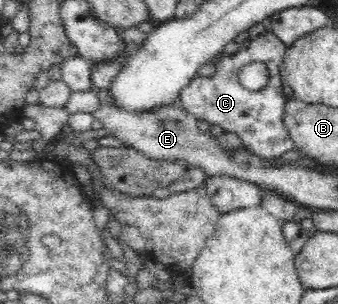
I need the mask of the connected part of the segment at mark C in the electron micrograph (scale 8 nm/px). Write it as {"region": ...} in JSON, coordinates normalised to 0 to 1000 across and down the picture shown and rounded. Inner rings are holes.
{"region":[[[784,99],[731,158],[633,191],[636,243],[624,253],[577,247],[536,296],[530,336],[559,375],[589,395],[612,395],[648,438],[701,441],[716,480],[763,520],[787,530],[822,523],[873,487],[837,401],[837,359],[852,319],[834,299],[825,227],[837,217],[843,168],[846,145],[805,99]],[[737,204],[775,204],[790,220],[796,257],[772,296],[731,296],[707,270],[707,230]]]}

